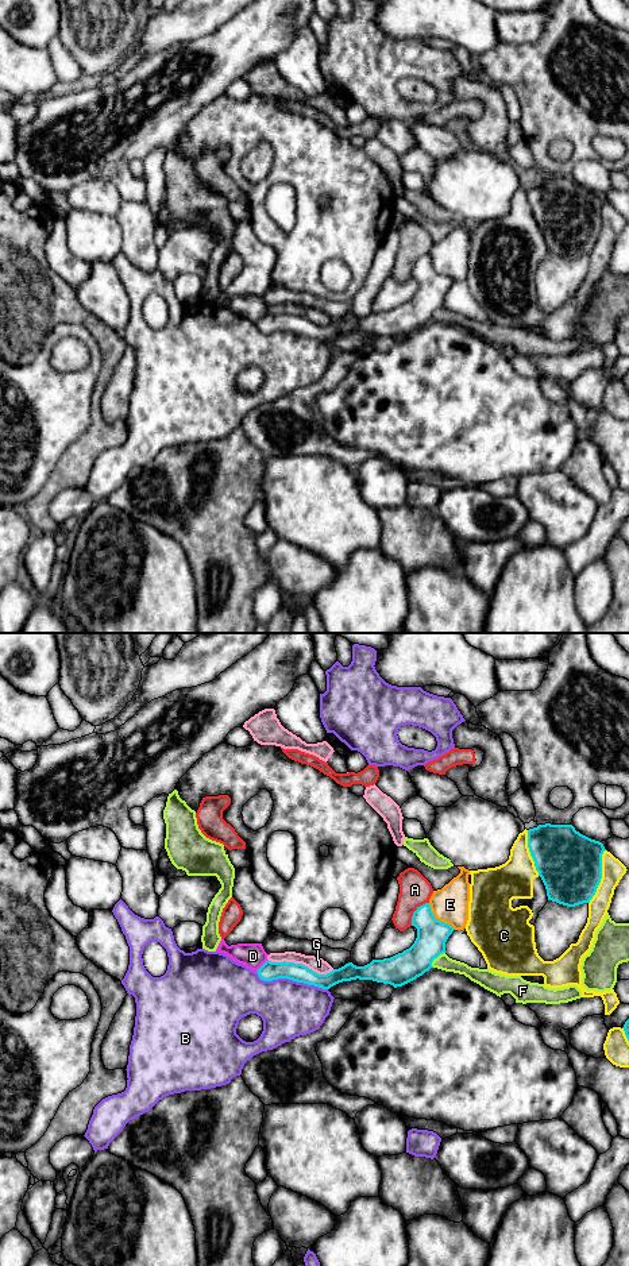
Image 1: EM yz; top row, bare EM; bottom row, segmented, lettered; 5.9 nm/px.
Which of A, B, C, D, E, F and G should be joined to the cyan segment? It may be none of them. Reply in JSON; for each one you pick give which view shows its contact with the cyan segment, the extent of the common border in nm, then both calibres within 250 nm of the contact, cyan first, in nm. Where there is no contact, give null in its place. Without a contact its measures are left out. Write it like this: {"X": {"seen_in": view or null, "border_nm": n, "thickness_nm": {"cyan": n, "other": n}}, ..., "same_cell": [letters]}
{"same_cell": []}

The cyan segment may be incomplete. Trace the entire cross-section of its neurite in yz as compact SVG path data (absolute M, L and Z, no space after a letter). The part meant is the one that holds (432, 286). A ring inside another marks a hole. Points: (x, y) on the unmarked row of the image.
M429 255L417 259L412 278L417 281L417 290L409 301L390 310L373 312L364 319L348 314L327 327L319 327L302 316L266 313L256 325L263 333L289 331L323 341L356 331L402 339L433 320L433 312L445 305L445 294L455 282L435 270Z

